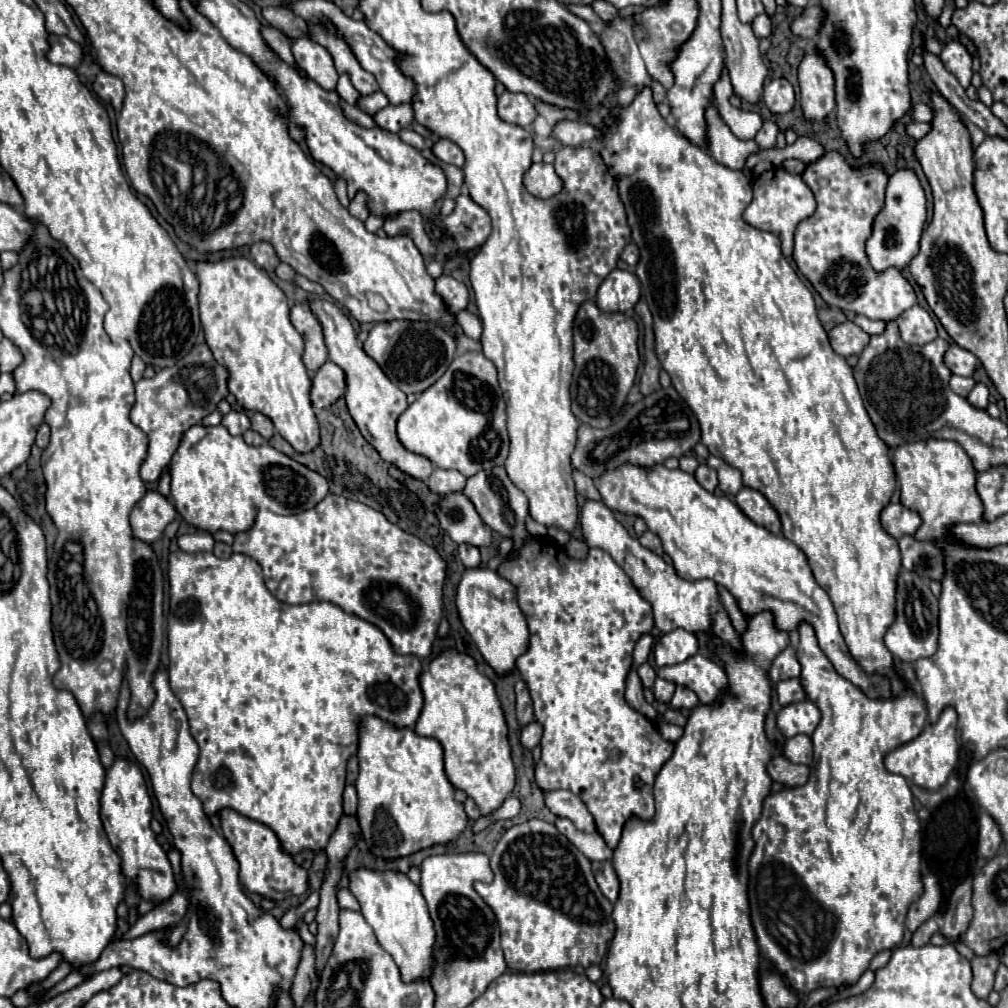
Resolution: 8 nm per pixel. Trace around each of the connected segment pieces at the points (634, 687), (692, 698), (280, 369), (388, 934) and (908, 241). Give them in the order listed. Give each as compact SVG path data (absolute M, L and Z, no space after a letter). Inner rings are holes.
M637 670L629 672L627 678L627 690L625 690L625 700L629 702L631 708L635 708L639 714L643 714L645 718L649 718L651 722L657 720L657 710L643 698L643 686L641 680L637 676Z
M677 686L673 698L671 698L671 708L695 708L699 704L699 698L693 690L687 690L685 686Z
M243 256L217 264L197 264L201 284L199 310L205 340L215 360L231 374L229 392L245 410L269 416L275 430L297 450L311 452L321 444L319 420L309 398L311 378L303 364L303 338L289 320L287 296L273 280Z
M357 868L349 874L349 890L361 904L361 914L365 916L367 924L373 928L379 944L395 958L401 968L401 976L405 982L413 982L419 978L427 980L427 962L431 962L431 946L435 942L435 930L431 926L431 918L427 914L427 902L423 902L423 894L419 886L415 886L407 874L397 870L371 870L371 868Z
M909 168L897 170L889 178L887 194L885 194L885 206L883 206L881 214L875 218L873 234L867 240L867 248L865 248L869 264L875 272L885 272L887 268L903 270L913 260L913 256L917 256L925 216L927 216L925 192L919 184L919 178Z

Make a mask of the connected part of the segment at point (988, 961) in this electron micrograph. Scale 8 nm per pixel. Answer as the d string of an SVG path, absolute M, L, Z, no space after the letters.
M989 954L987 958L979 958L975 956L971 960L971 968L973 968L973 980L971 980L971 990L977 998L987 1000L989 992L993 990L993 980L995 980L995 972L999 966L999 956L997 954Z

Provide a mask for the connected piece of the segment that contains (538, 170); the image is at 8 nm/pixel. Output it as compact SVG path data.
M545 162L531 164L523 176L523 184L537 198L551 198L563 188L553 164Z

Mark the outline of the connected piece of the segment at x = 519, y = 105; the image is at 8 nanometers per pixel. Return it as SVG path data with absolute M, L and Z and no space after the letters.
M503 92L499 96L499 116L505 122L529 126L537 118L537 110L535 110L533 100L527 94L523 94L523 92L519 92L519 94Z

